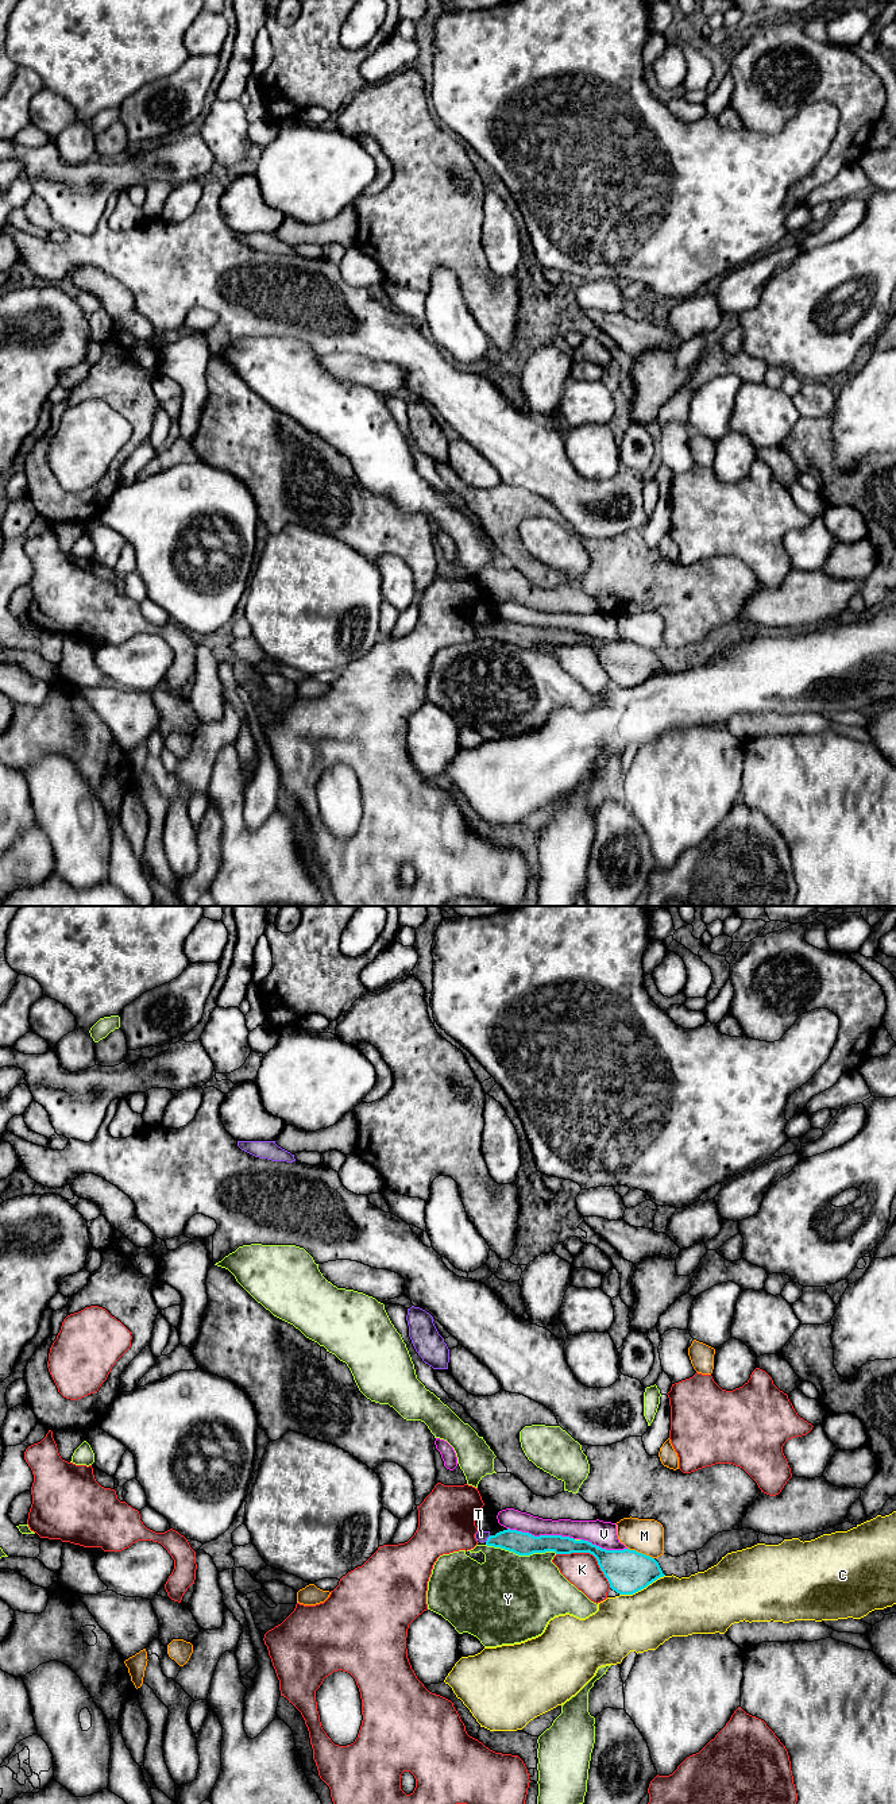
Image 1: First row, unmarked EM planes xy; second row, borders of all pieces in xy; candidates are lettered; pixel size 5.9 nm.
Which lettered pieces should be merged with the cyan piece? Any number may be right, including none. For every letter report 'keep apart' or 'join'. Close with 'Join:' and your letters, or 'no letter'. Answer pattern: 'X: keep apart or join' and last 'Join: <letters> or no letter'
C: keep apart
K: keep apart
M: keep apart
T: join
V: keep apart
Y: keep apart
Join: T

